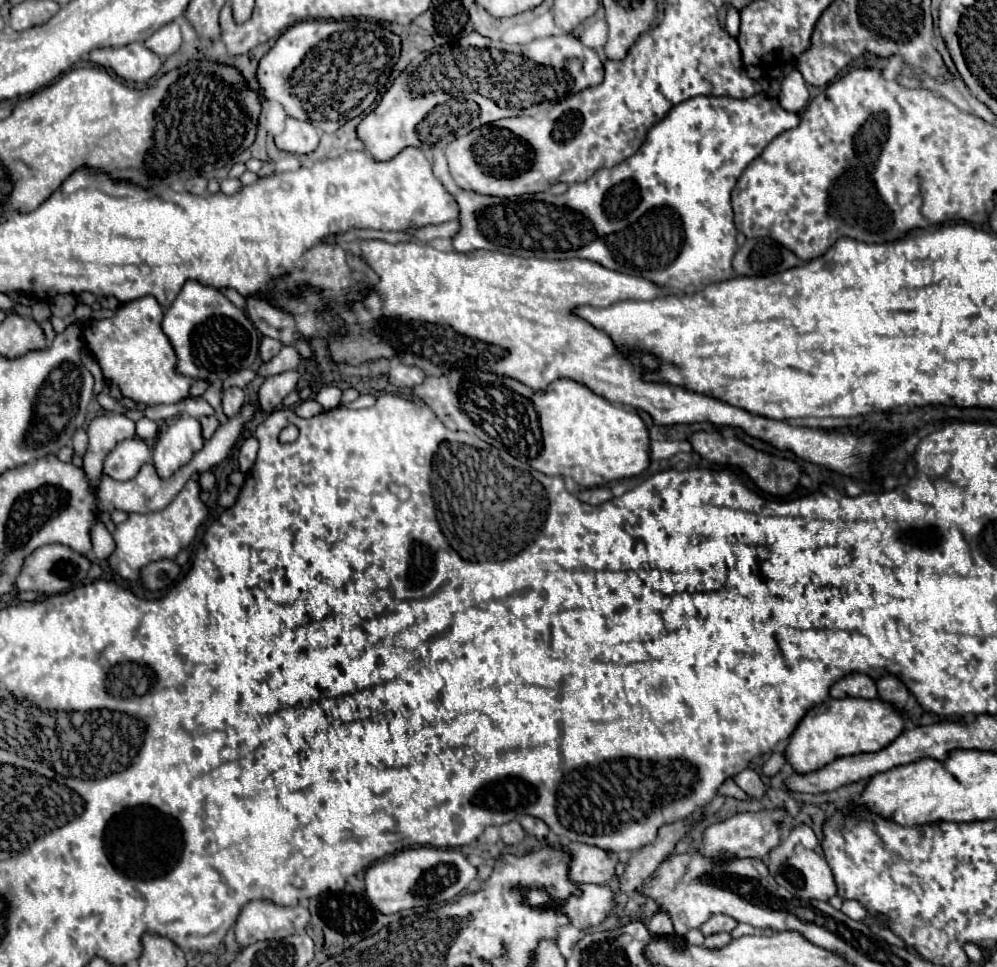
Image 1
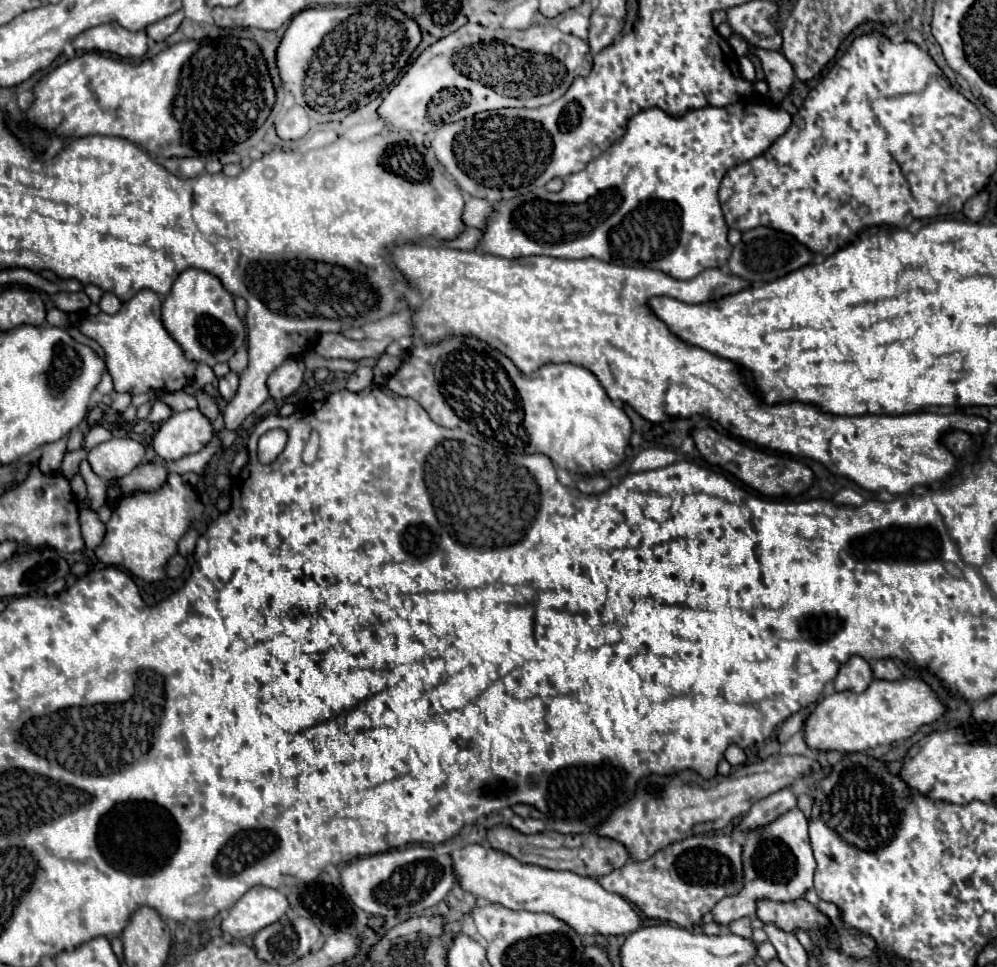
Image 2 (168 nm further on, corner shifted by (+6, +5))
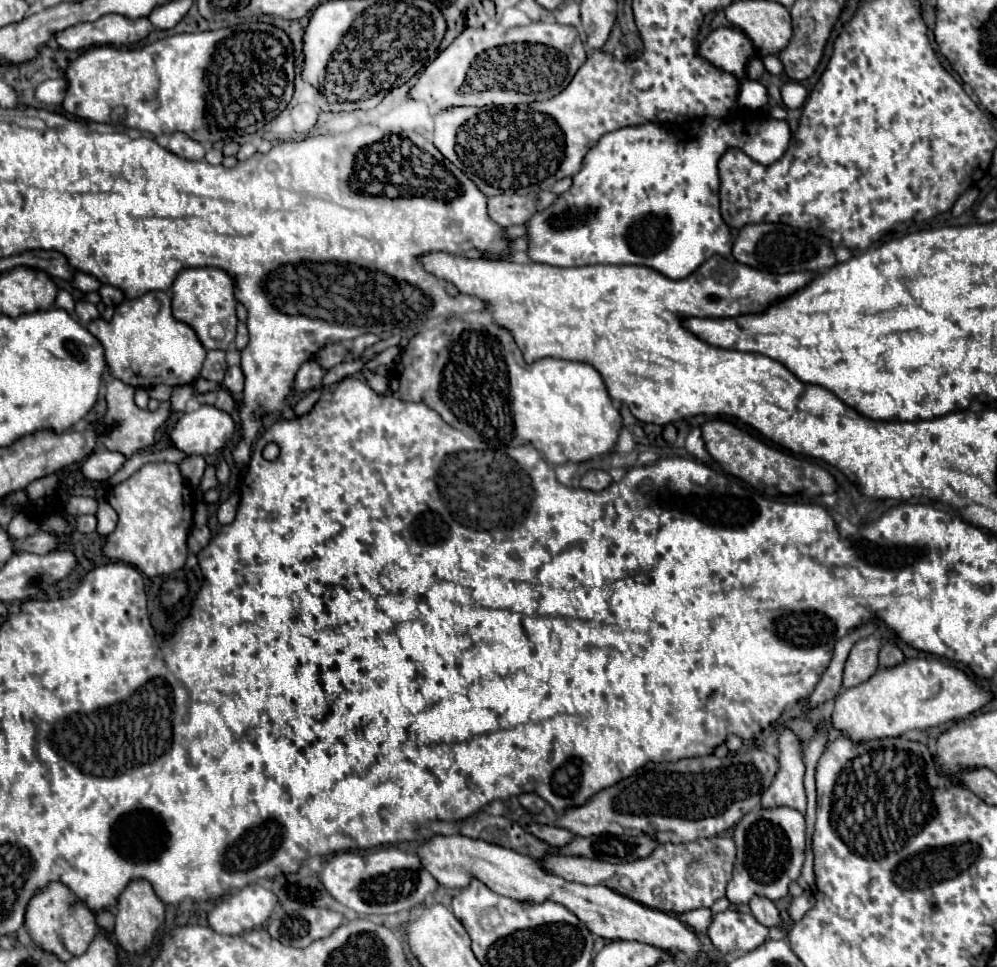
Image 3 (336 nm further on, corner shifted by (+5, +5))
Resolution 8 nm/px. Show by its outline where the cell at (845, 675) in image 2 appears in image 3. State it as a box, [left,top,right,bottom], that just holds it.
[843,636,881,688]

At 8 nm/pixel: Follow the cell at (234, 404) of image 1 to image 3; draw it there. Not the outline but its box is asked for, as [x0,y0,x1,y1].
[223,366,245,396]

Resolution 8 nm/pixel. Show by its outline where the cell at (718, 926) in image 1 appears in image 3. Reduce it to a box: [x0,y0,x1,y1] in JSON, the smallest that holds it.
[727,806,805,904]

